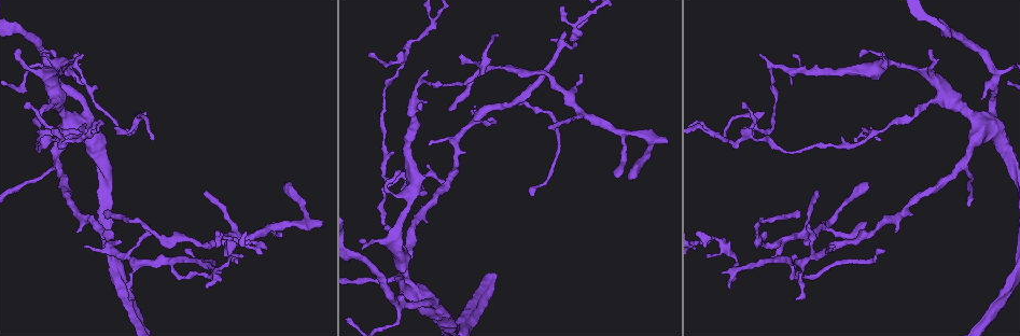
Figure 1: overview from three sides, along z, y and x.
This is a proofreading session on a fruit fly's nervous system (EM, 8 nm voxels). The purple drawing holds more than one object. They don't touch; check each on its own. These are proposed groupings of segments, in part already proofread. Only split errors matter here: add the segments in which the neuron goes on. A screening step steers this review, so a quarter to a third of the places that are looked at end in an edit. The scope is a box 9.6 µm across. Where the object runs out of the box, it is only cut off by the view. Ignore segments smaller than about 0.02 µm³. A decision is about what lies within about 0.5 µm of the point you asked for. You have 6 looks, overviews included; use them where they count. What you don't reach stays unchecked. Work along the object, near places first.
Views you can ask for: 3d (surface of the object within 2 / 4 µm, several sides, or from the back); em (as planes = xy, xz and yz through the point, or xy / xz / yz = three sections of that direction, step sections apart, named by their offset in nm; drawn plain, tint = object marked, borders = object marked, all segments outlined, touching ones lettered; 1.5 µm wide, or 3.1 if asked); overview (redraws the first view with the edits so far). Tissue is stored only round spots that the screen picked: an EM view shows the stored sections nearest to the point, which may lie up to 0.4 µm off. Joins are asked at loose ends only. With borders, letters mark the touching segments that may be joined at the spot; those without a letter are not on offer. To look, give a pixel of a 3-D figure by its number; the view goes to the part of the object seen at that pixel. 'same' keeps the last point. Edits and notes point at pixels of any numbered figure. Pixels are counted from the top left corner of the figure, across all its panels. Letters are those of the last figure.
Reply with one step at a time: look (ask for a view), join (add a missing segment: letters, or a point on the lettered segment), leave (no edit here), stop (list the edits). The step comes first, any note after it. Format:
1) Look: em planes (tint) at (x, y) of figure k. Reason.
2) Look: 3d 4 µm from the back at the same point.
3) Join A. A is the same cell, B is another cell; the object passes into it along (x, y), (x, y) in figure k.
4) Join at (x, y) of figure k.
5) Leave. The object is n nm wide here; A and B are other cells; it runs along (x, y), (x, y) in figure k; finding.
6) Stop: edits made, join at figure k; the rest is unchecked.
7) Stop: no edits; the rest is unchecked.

Look: 3d 4 µm at (760, 54) of figure 1. Branch stops here.

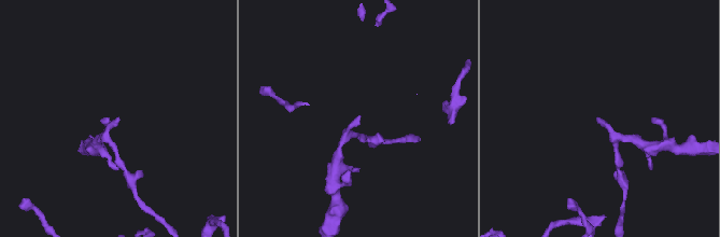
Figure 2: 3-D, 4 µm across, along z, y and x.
Look: em planes (borders) at (597, 117) of figure 2.

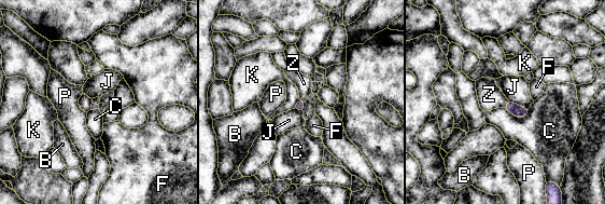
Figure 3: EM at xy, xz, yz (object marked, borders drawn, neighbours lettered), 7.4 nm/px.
Join Z. The longest contact is with C, 120 nm; Z is the same cell, B, C, F, J, K and P are other cells; it goes on there.

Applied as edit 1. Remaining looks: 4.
Look: overview. Redraw.

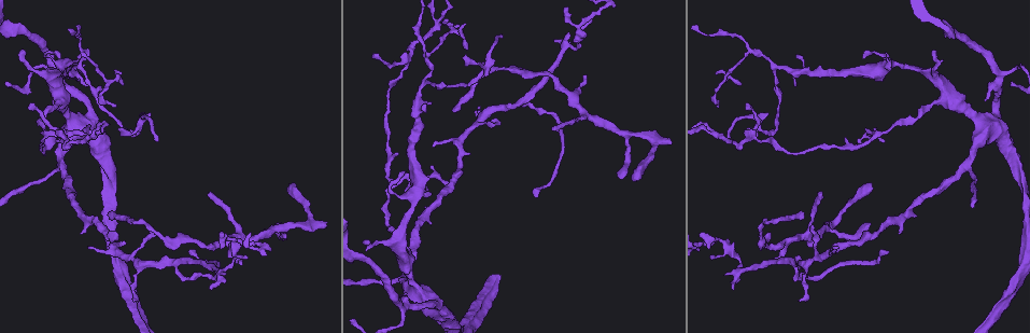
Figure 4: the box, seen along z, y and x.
Look: 3d 2 µm at (716, 72) of figure 4. Thin end.

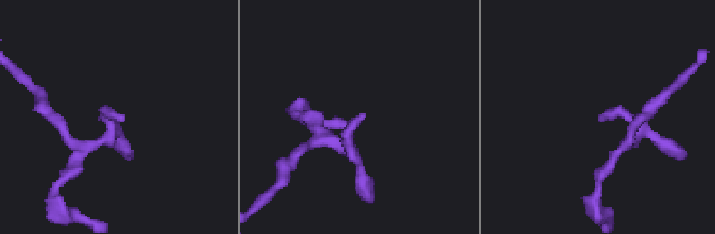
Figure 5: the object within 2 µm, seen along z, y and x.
Look: em xy step 4 (tint) at (120, 118) of figure 5.

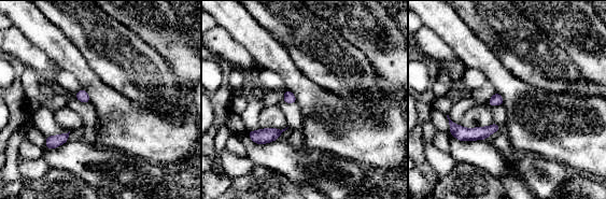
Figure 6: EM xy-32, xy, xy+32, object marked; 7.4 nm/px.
Look: em planes (borders) at the same point.

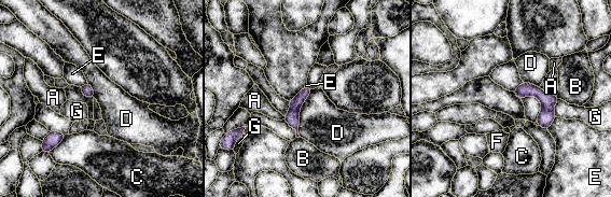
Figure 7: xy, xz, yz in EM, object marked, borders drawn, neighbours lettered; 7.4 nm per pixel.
Leave. A, B, C, D, E, F and G are other cells; it runs along (524, 86), (546, 101), (546, 125) in figure 7; no lettered segment goes on from it.

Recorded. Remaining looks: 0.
Stop: edits made, join at figure 3; the rest is unchecked.

